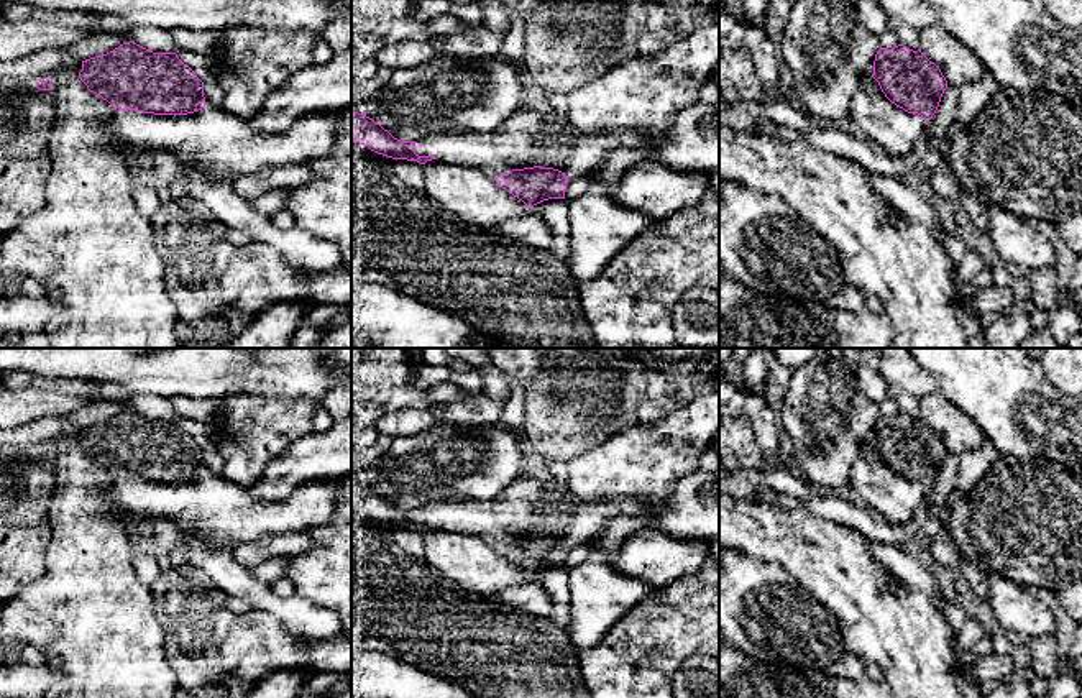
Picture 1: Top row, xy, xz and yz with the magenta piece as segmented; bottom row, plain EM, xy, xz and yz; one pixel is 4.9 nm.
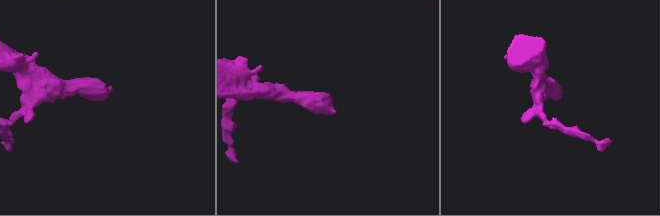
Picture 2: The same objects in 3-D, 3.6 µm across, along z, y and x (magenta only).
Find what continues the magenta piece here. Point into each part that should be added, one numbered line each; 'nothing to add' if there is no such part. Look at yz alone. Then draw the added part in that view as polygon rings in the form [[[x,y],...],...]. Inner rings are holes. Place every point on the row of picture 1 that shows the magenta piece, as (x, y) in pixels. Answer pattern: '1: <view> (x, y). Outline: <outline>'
1: yz (895, 130). Outline: [[[870,76],[860,80],[850,117],[867,138],[878,143],[892,158],[910,158],[928,123],[921,115],[908,113],[892,103]]]

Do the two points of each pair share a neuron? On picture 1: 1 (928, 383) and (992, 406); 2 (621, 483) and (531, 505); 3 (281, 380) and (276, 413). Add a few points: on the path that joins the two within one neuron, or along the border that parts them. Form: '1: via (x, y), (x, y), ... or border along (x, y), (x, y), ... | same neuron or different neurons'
1: border along (920, 365), (935, 378), (938, 386) | different neurons
2: border along (563, 485), (586, 501), (613, 500) | different neurons
3: border along (240, 393), (312, 398), (316, 401) | different neurons

